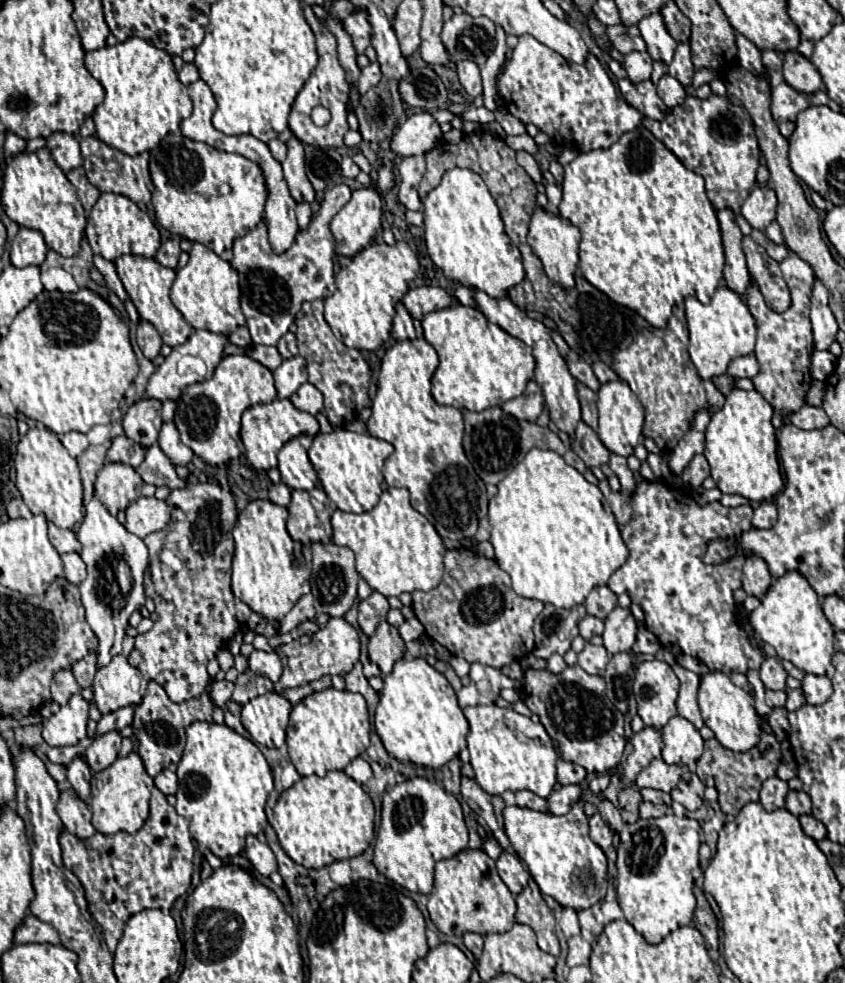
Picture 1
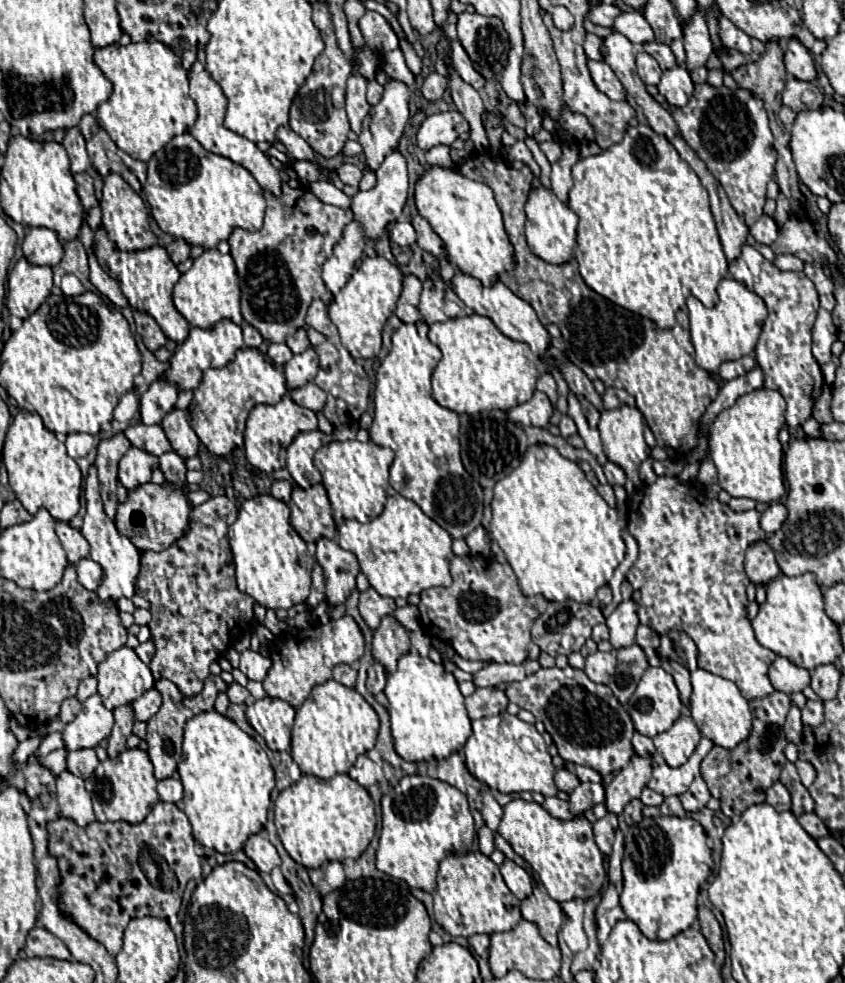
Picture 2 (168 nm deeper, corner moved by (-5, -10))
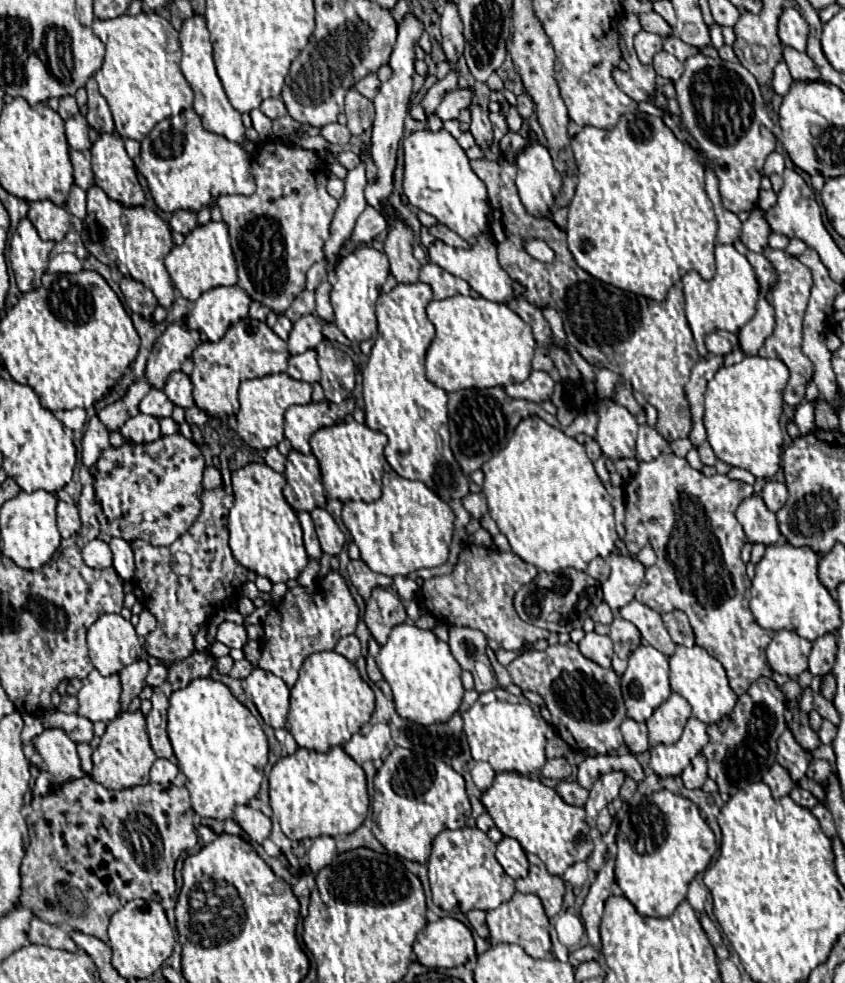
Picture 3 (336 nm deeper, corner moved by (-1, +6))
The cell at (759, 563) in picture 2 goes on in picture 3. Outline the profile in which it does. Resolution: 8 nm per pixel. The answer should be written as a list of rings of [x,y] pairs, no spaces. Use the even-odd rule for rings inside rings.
[[[756,492],[740,502],[736,508],[736,518],[744,526],[748,542],[762,542],[768,546],[782,540],[776,514],[766,508],[762,496]]]

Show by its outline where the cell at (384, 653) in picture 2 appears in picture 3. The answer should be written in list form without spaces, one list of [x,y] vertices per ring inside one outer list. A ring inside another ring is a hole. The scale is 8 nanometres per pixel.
[[[374,588],[372,596],[366,600],[364,622],[378,644],[386,644],[388,634],[394,626],[408,622],[404,604],[394,588]]]

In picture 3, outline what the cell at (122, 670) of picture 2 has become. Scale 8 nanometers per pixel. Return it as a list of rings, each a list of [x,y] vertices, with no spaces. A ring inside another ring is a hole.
[[[102,614],[88,628],[88,654],[102,676],[120,672],[130,660],[142,656],[136,630],[120,614]]]

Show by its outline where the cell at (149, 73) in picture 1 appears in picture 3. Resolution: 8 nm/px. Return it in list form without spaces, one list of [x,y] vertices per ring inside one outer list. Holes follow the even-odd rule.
[[[140,12],[136,16],[130,14],[122,14],[118,18],[112,20],[100,20],[96,18],[92,24],[94,34],[104,42],[106,46],[106,54],[104,54],[104,62],[100,66],[100,70],[94,74],[100,86],[102,96],[106,98],[112,116],[114,116],[114,124],[116,124],[116,132],[122,138],[132,138],[132,140],[144,140],[148,136],[148,132],[162,122],[164,118],[170,118],[174,112],[182,112],[186,108],[192,106],[192,88],[186,82],[186,78],[180,72],[180,58],[182,58],[182,50],[180,50],[180,40],[178,40],[178,30],[160,14],[156,12]]]

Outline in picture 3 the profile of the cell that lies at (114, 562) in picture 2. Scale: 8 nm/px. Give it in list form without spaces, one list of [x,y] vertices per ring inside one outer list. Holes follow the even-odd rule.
[[[92,416],[88,422],[88,428],[84,432],[82,438],[82,462],[84,468],[92,468],[94,460],[98,460],[102,448],[110,448],[108,442],[108,428],[102,424],[102,420],[98,416]]]

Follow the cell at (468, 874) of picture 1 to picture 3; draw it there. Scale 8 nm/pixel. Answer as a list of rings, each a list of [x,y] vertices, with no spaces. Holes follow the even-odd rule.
[[[460,828],[460,830],[442,830],[432,842],[432,852],[426,862],[428,878],[432,888],[434,904],[446,912],[470,912],[470,910],[492,910],[498,904],[510,900],[516,892],[514,880],[502,872],[494,856],[496,844],[480,828]]]

